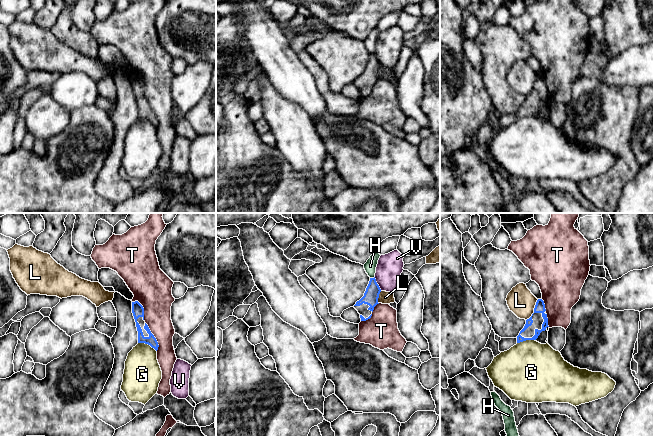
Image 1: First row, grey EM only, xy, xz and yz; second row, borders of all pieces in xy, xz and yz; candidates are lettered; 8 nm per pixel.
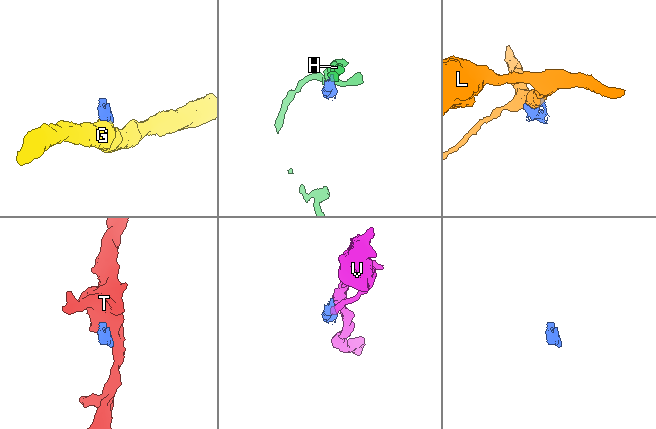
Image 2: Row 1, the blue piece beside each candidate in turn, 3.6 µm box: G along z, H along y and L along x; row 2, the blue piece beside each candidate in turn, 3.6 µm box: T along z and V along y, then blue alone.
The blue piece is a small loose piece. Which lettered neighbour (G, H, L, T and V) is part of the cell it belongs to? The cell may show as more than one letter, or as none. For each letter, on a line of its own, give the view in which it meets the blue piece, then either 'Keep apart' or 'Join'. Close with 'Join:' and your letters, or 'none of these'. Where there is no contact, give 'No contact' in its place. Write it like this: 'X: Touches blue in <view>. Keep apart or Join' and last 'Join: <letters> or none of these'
G: Touches blue in xy. Keep apart
H: Touches blue in xz. Keep apart
L: Touches blue in yz. Keep apart
T: Touches blue in xy. Keep apart
V: Touches blue in xz. Keep apart
Join: none of these

